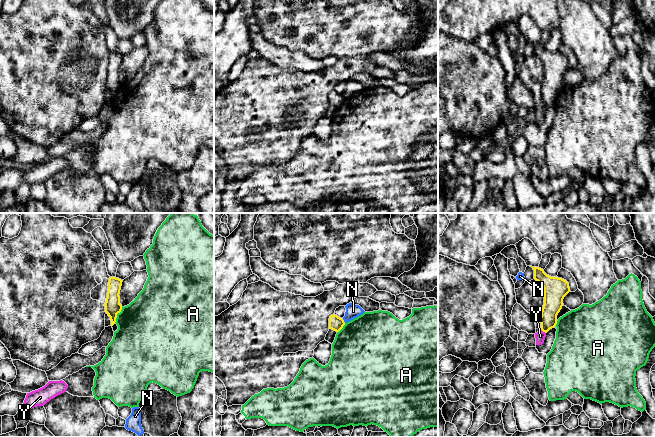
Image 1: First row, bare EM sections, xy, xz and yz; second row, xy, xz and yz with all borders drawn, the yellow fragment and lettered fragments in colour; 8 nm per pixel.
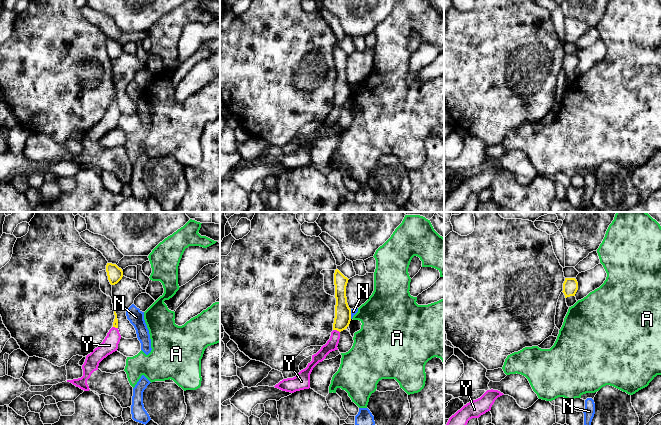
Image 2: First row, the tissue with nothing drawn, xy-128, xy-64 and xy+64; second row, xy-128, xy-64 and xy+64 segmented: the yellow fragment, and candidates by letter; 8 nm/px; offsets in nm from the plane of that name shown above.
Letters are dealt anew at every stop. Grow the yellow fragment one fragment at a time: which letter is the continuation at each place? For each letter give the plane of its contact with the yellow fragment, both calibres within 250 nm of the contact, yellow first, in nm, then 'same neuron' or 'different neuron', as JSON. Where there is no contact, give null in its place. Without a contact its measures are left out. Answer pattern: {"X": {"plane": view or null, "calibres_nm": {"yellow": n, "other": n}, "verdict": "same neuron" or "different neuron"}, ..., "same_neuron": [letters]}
{"A": {"plane": "xy", "calibres_nm": {"yellow": 130, "other": 440}, "verdict": "different neuron"}, "N": {"plane": "xz", "calibres_nm": {"yellow": 120, "other": 110}, "verdict": "different neuron"}, "Y": {"plane": "yz", "calibres_nm": {"yellow": 160, "other": 80}, "verdict": "same neuron"}, "same_neuron": ["Y"]}

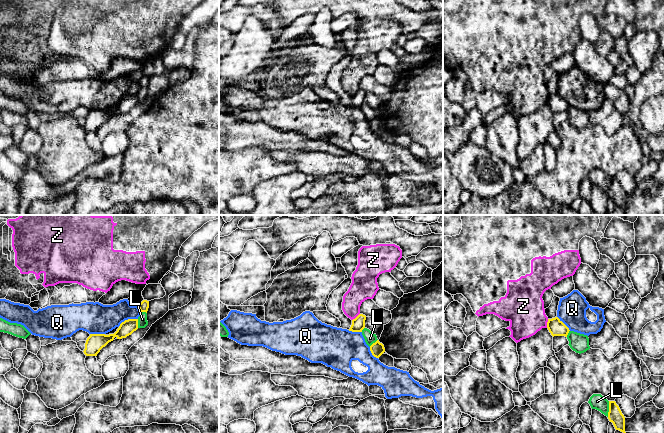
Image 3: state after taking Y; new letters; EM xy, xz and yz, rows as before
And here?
{"L": {"plane": "yz", "calibres_nm": {"yellow": 120, "other": 120}, "verdict": "different neuron"}, "Q": {"plane": "xy", "calibres_nm": {"yellow": 120, "other": 240}, "verdict": "different neuron"}, "Z": {"plane": "yz", "calibres_nm": {"yellow": 130, "other": 320}, "verdict": "different neuron"}, "same_neuron": []}

